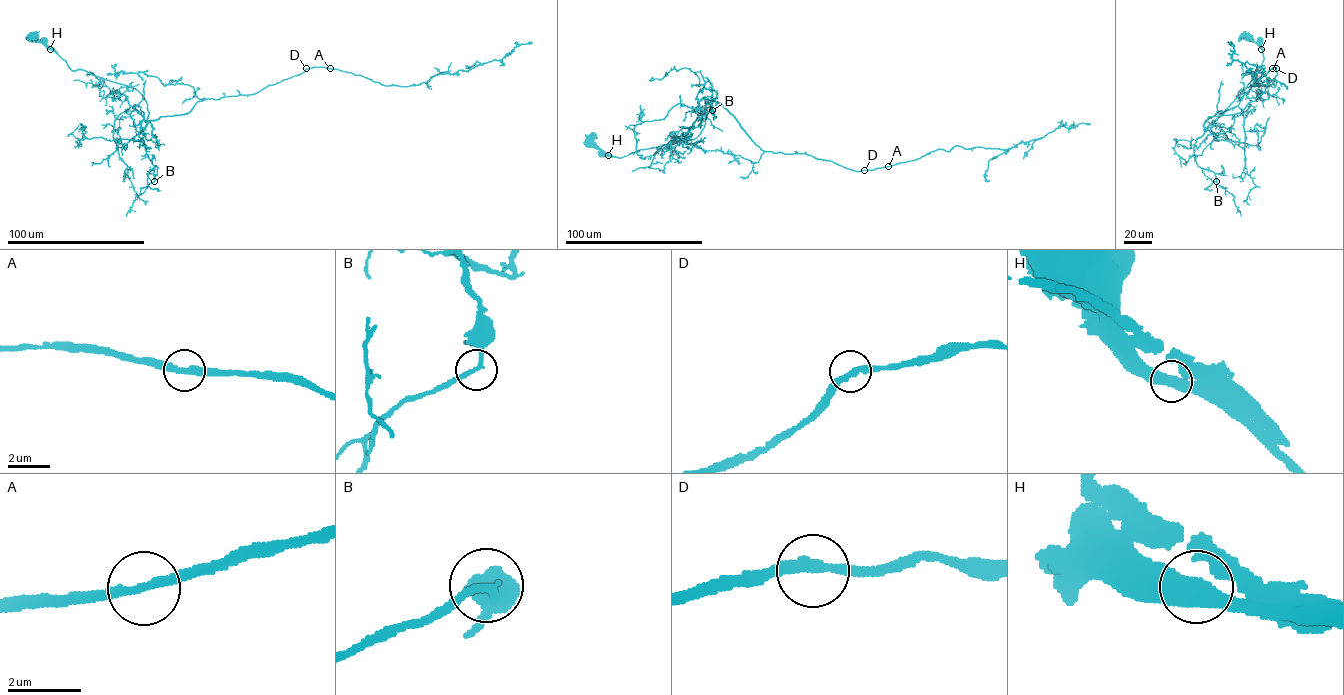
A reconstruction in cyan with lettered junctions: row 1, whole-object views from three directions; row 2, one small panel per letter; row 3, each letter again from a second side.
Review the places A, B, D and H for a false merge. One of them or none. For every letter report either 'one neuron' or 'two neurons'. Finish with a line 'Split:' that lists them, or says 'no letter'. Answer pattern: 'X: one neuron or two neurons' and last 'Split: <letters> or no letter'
A: one neuron
B: one neuron
D: one neuron
H: two neurons
Split: H

